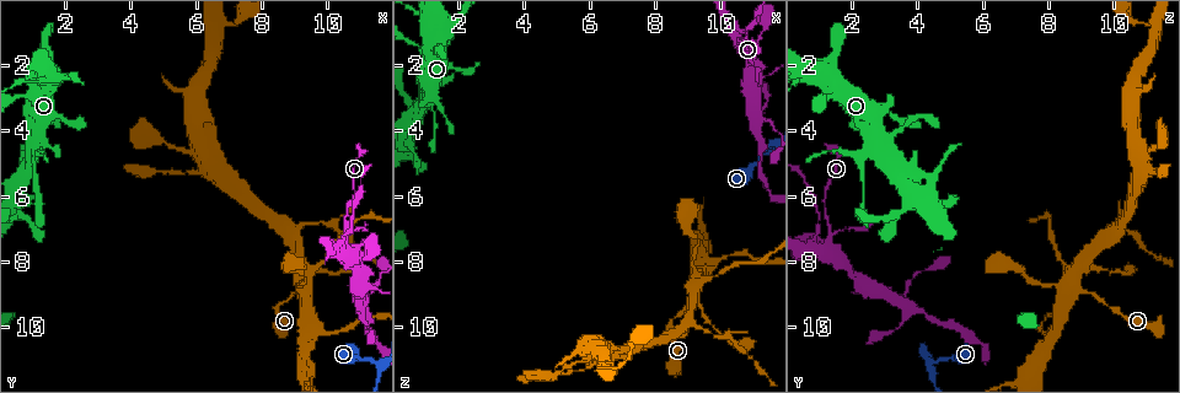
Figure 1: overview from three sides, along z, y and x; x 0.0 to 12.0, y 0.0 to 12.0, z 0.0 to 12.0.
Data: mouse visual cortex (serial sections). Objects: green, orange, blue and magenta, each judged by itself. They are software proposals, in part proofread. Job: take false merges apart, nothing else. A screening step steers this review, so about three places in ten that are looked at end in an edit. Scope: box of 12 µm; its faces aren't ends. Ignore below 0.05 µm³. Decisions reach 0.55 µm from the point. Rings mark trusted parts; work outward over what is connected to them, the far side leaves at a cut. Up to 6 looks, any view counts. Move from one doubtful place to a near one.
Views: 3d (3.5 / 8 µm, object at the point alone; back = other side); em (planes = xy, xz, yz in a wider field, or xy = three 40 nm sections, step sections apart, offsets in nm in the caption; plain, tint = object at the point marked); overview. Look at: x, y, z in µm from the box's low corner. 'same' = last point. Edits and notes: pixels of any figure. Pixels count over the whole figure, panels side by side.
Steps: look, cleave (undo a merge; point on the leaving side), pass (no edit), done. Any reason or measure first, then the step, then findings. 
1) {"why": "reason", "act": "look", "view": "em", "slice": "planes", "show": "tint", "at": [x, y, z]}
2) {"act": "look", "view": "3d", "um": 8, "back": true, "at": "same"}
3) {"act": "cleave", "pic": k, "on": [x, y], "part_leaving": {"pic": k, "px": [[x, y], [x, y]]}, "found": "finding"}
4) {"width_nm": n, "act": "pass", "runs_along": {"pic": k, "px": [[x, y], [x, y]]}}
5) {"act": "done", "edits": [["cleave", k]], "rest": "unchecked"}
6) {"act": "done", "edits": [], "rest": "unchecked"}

{"why": "narrows sharply", "act": "look", "view": "3d", "um": 8, "at": [10.6, 7.6, 1.3]}

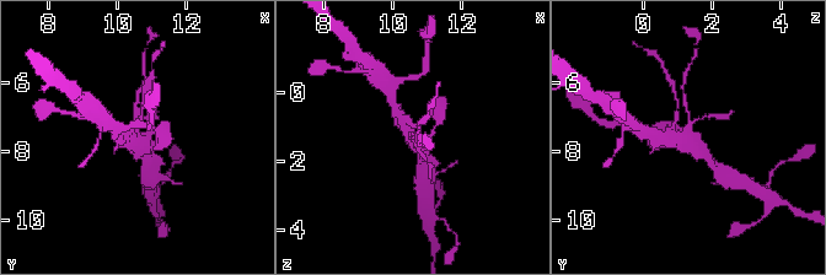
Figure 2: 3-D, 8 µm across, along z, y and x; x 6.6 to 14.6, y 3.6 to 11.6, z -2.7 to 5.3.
{"act": "look", "view": "3d", "um": 3.5, "back": true, "at": [10.5, 7.6, 1.2]}

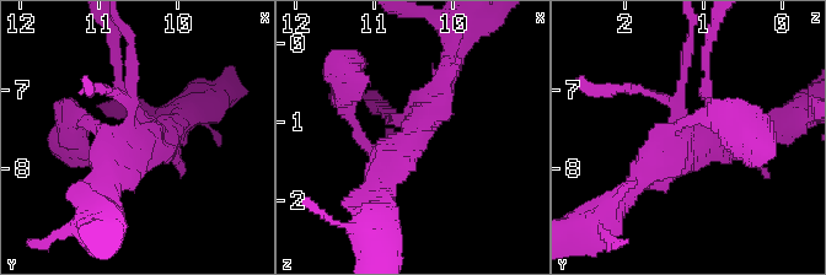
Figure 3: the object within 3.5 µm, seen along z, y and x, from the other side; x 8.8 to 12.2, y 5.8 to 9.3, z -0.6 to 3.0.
{"act": "look", "view": "em", "slice": "xy", "step": 3, "show": "tint", "at": [10.60, 7.55, 1.20]}

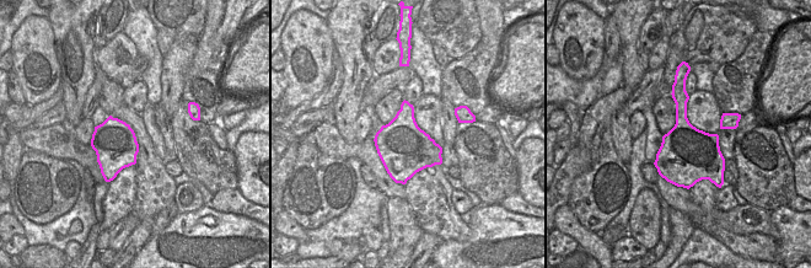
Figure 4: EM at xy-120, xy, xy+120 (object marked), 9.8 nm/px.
{"act": "pass", "runs_along": {"pic": 3, "px": [[686, 50], [686, 134], [629, 190]]}, "found": "one cell here"}

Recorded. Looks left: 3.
{"why": "sudden change in width", "act": "look", "view": "3d", "um": 3.5, "back": true, "at": [11.0, 9.2, 3.5]}

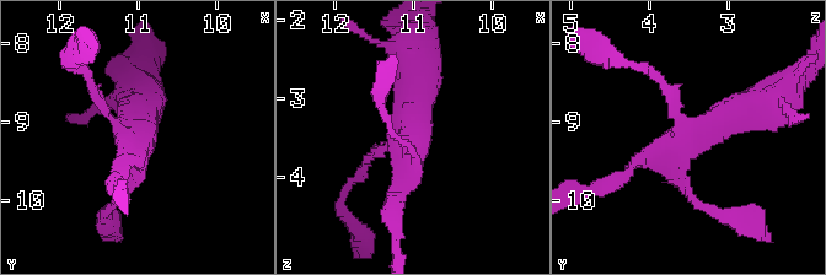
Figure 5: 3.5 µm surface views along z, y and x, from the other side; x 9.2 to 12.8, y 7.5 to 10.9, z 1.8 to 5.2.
{"arms": 4, "arm_widths_nm": [150, 150, 200, 500], "act": "look", "view": "em", "slice": "planes", "show": "tint", "at": [10.95, 9.25, 3.45]}

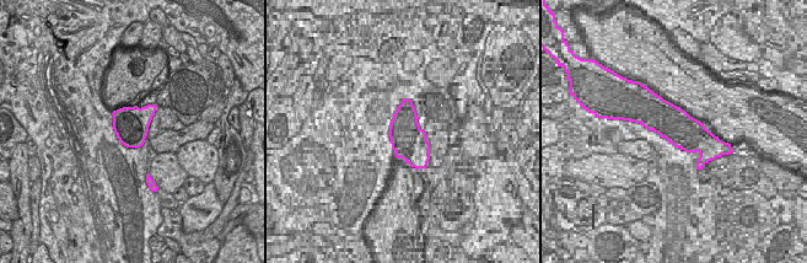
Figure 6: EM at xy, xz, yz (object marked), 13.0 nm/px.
{"act": "pass", "runs_along": {"pic": 5, "px": [[763, 106], [628, 171]]}, "found": "continuous, no second cell"}

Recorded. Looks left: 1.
{"act": "done", "edits": [], "rest": "unchecked"}

